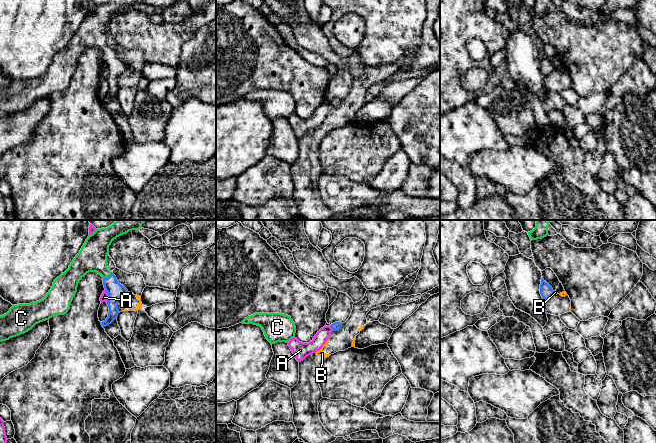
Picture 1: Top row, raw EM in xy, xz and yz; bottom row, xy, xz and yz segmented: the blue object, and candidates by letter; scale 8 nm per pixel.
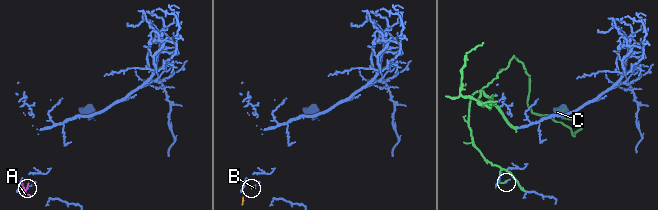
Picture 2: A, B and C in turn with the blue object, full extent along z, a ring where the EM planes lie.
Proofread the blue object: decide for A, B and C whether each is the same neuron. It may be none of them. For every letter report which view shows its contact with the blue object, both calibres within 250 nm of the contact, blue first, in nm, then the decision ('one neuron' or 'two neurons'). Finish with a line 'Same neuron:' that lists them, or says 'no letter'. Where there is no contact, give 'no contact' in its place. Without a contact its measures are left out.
A: xy | 140/70 nm | two neurons
B: yz | 110/20 nm | two neurons
C: xy | 140/220 nm | one neuron
Same neuron: C

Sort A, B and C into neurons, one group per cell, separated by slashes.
A / B / C

